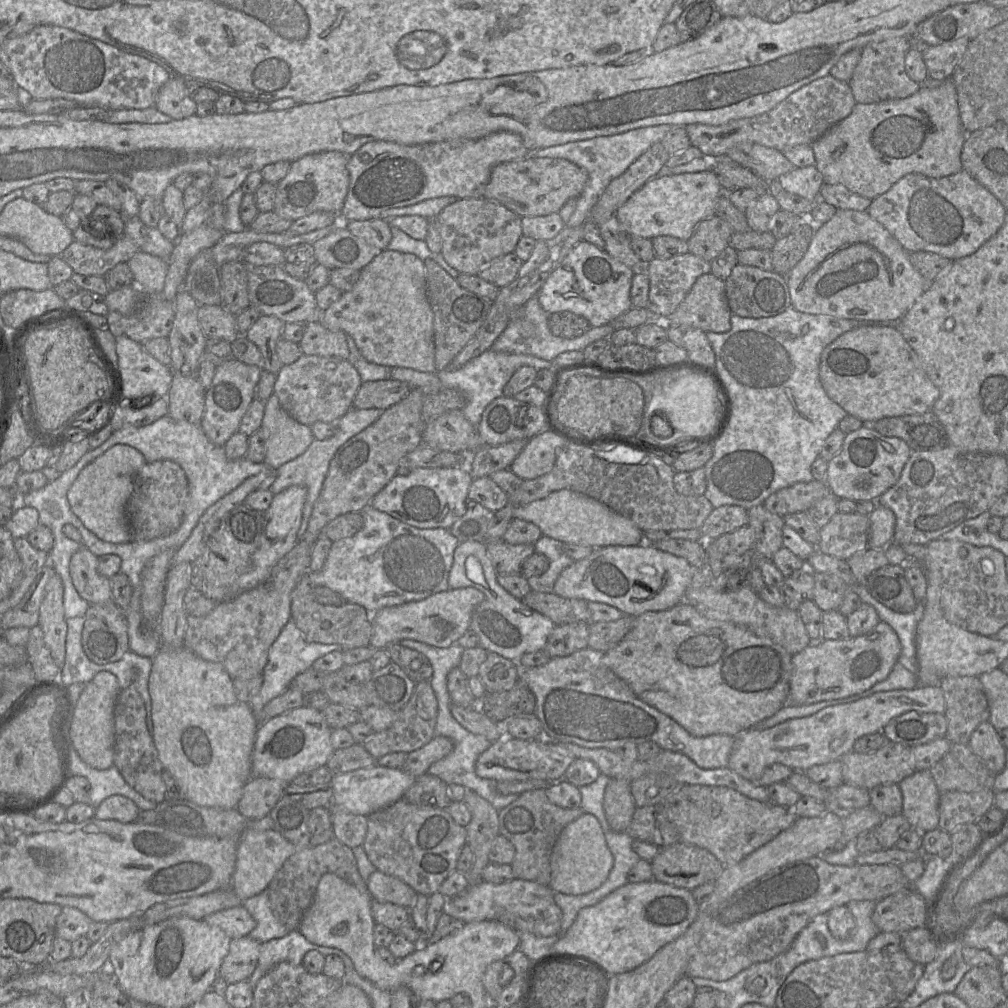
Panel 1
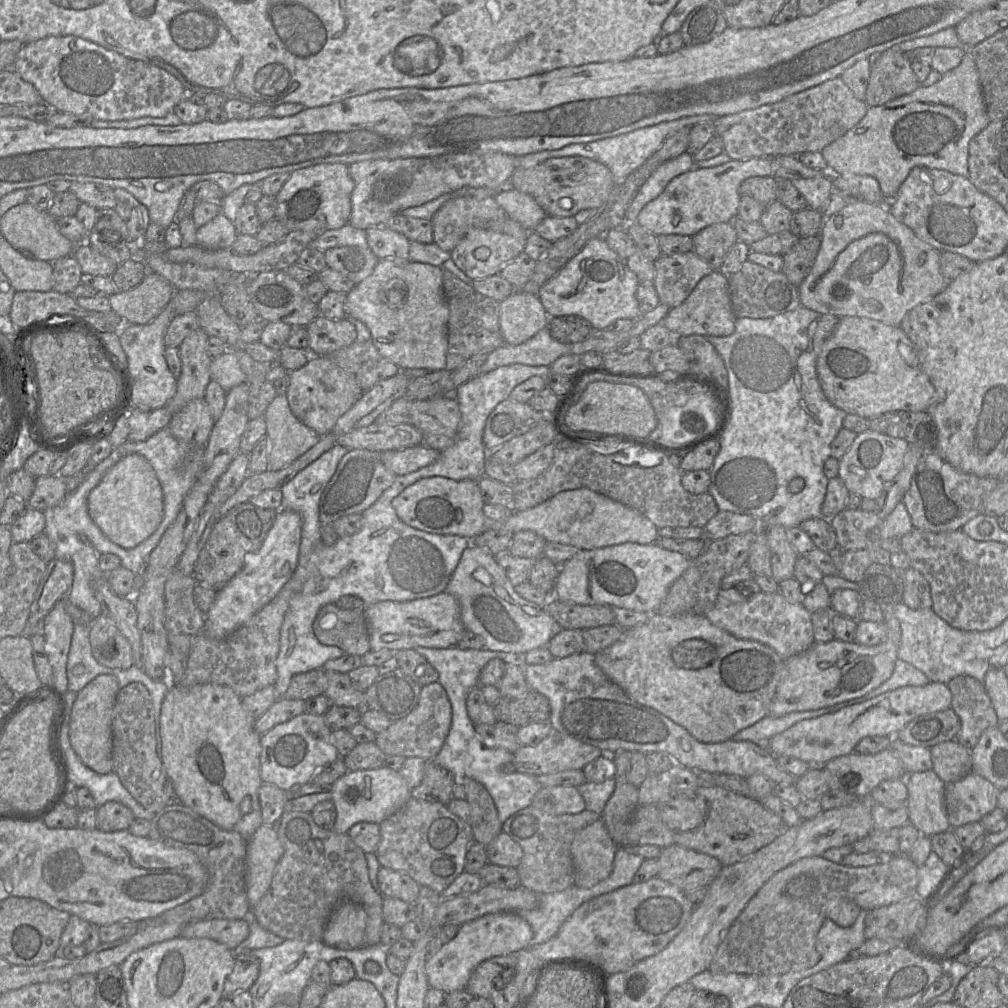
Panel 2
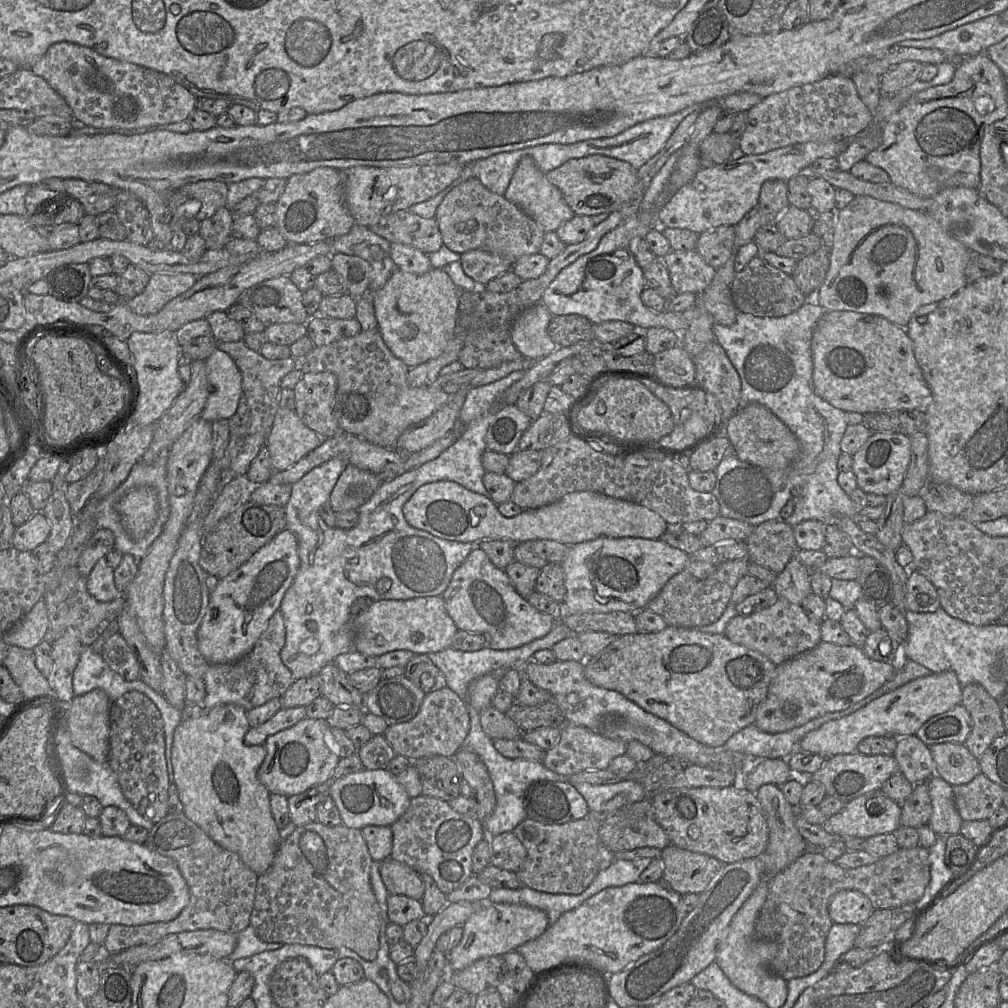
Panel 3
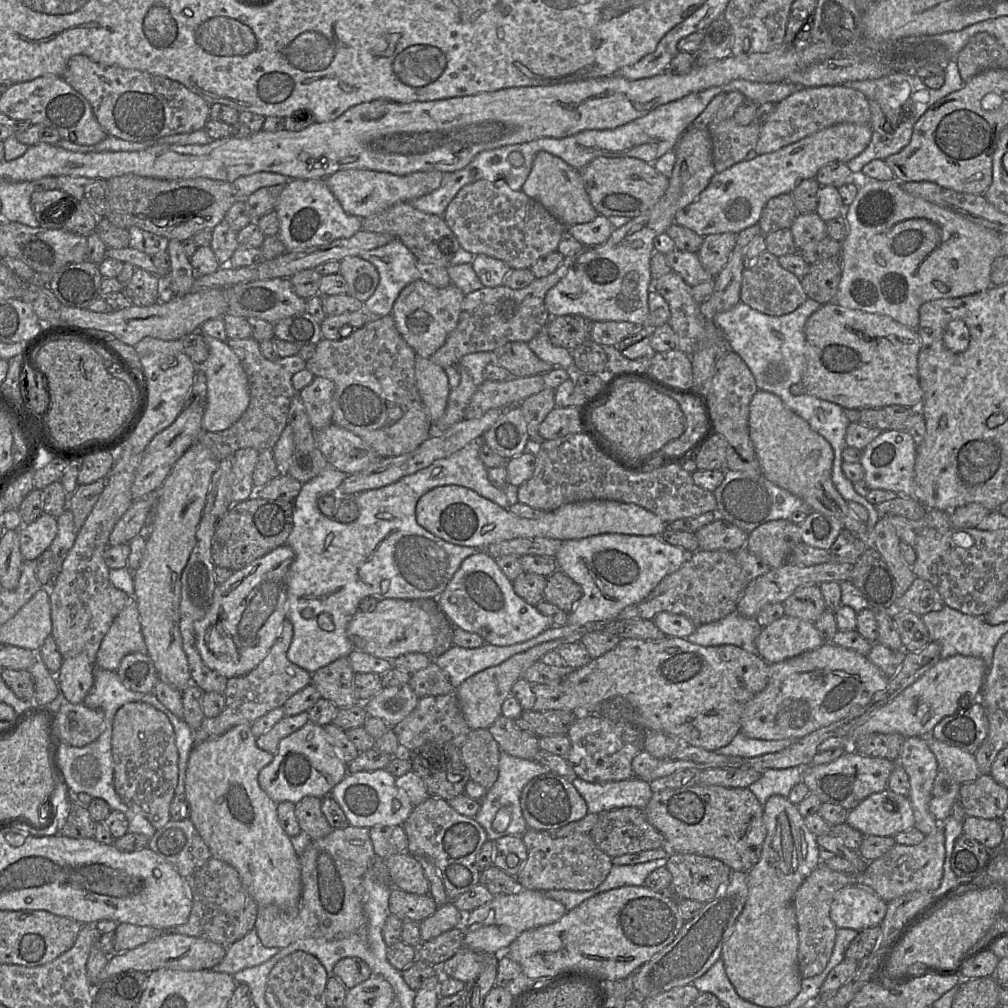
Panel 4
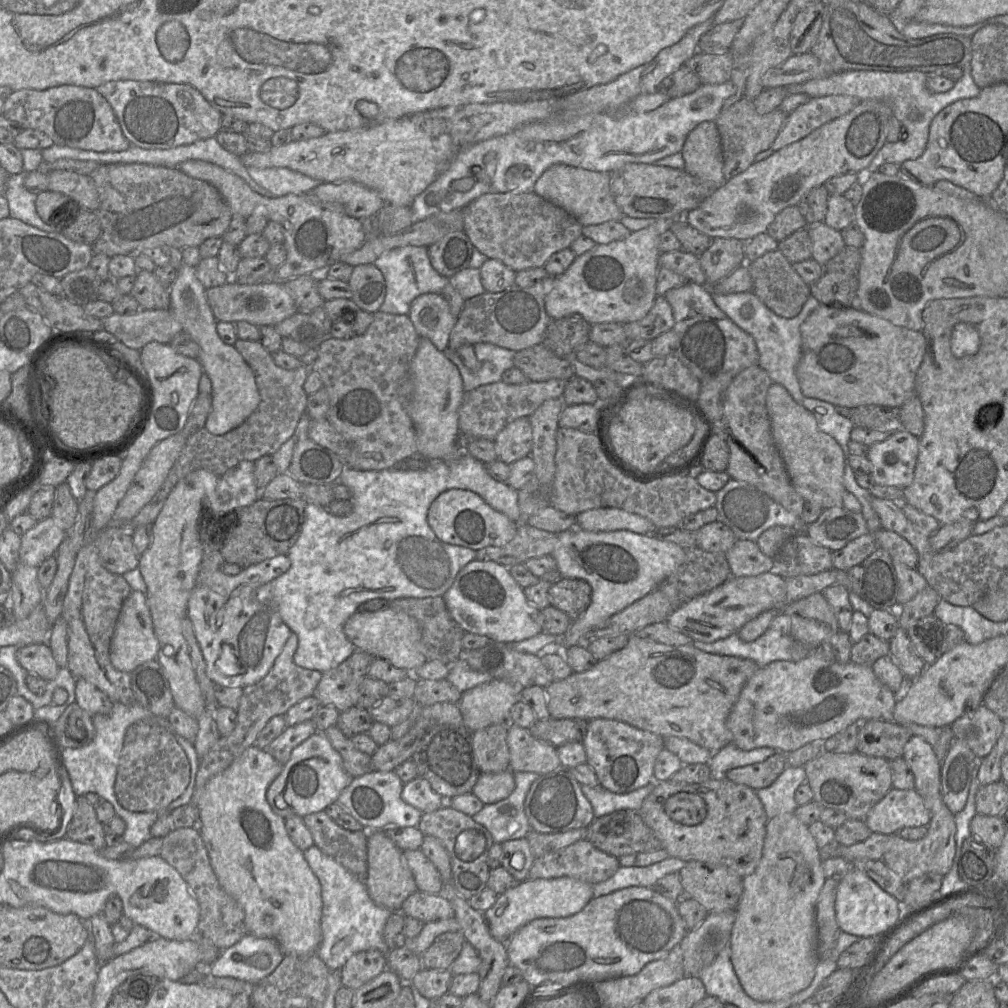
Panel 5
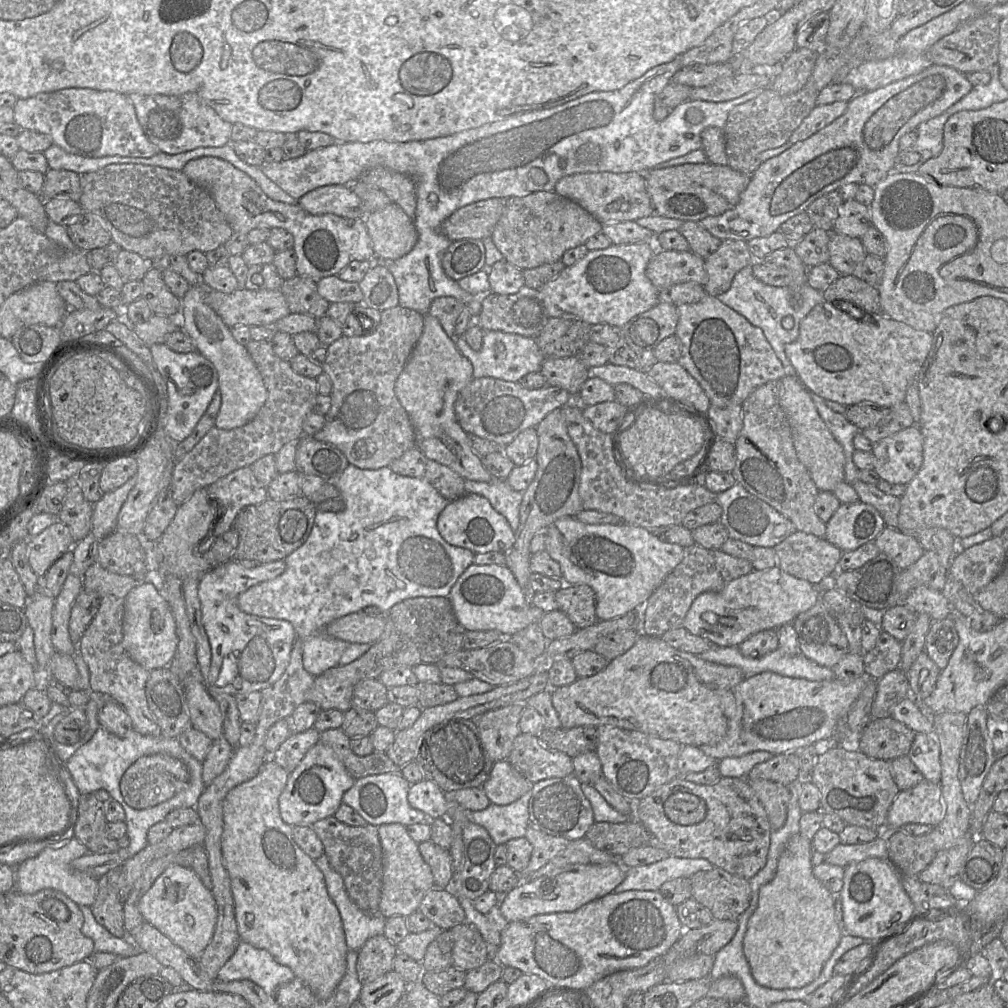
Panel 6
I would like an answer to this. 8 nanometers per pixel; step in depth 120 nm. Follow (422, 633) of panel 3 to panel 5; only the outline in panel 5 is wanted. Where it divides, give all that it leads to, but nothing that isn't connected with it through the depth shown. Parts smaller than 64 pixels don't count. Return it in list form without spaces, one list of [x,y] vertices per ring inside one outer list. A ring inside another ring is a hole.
[[[387,608],[377,612],[356,611],[346,620],[344,633],[357,651],[387,660],[407,671],[413,672],[427,661],[421,652],[421,630],[418,622],[401,610]]]

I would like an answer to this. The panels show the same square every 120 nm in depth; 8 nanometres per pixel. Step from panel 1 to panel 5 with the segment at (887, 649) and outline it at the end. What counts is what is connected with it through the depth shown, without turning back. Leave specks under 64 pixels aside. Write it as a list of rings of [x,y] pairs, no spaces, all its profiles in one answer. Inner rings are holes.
[[[819,648],[799,661],[773,661],[759,670],[745,684],[732,708],[727,728],[732,733],[732,742],[741,750],[761,747],[790,753],[812,742],[824,742],[837,736],[849,725],[876,719],[893,721],[893,712],[898,695],[884,685],[872,667],[853,662],[838,663],[826,657]]]

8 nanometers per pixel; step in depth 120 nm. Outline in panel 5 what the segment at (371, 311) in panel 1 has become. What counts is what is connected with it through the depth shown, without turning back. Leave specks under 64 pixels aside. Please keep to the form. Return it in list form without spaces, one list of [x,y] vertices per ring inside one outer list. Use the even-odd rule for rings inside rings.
[[[425,293],[417,296],[411,303],[408,316],[420,338],[429,339],[440,351],[448,348],[450,333],[458,317],[450,309],[448,301],[439,293]]]

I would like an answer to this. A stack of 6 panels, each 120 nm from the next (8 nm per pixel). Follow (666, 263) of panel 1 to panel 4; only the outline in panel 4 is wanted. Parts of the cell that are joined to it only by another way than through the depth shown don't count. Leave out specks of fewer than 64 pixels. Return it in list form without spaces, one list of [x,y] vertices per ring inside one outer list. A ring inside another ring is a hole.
[[[675,249],[665,256],[672,271],[680,275],[691,287],[714,278],[702,266],[697,253]]]

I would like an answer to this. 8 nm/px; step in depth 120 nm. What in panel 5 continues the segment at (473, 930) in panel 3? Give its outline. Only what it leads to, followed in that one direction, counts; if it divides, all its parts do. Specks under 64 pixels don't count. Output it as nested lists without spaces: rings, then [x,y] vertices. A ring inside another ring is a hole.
[[[570,877],[519,882],[498,895],[492,907],[483,912],[491,935],[503,942],[521,927],[539,918],[565,918],[581,911],[593,898],[593,885]]]

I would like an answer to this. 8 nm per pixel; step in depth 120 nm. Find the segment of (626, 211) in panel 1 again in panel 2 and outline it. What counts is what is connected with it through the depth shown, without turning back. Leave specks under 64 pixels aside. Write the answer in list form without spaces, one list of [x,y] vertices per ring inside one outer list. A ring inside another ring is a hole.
[[[775,157],[732,160],[710,168],[694,167],[673,178],[657,198],[641,209],[635,223],[657,237],[666,234],[693,237],[709,225],[731,222],[738,214],[741,183],[751,177],[775,177],[778,168],[779,159]]]

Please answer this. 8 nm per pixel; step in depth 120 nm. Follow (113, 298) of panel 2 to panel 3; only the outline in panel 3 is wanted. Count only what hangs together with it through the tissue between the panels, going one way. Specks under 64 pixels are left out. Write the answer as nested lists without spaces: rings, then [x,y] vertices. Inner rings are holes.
[[[155,273],[140,294],[123,301],[136,314],[156,314],[170,300],[191,288],[199,276],[191,273]]]

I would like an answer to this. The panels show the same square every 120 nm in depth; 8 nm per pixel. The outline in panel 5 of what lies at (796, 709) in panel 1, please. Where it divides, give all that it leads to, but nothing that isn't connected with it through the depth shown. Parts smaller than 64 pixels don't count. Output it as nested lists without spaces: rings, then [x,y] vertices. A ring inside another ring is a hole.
[[[730,743],[713,753],[709,766],[714,776],[724,776],[729,770],[761,763],[776,754],[773,748],[761,747],[744,751]]]

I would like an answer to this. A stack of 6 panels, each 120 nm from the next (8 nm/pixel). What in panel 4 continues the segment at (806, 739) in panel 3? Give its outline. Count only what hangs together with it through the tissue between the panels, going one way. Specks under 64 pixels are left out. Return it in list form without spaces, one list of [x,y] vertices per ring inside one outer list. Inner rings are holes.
[[[955,655],[940,659],[891,702],[876,710],[864,724],[857,727],[849,736],[826,739],[818,746],[818,752],[838,747],[850,749],[857,740],[874,733],[899,733],[906,738],[928,736],[943,718],[955,714],[960,707],[980,702],[986,673],[987,665],[983,659],[978,657]]]

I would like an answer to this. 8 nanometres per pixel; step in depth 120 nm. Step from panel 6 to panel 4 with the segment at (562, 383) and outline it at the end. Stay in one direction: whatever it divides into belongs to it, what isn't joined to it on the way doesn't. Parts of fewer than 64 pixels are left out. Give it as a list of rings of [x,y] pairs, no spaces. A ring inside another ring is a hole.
[[[508,342],[491,352],[491,364],[507,369],[512,377],[522,378],[546,373],[554,367],[539,359],[526,342]]]

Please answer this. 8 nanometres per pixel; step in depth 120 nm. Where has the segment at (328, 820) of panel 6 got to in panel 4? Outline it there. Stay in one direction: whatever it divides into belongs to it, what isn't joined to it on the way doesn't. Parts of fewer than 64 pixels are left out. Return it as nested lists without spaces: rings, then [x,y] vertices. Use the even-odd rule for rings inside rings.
[[[307,796],[295,803],[295,814],[300,828],[312,840],[329,835],[334,828],[322,812],[322,798]]]

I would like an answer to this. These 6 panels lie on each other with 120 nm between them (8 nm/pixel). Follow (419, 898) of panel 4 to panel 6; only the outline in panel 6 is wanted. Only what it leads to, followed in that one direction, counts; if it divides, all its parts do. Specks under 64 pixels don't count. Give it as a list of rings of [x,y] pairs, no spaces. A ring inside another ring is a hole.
[[[432,888],[423,897],[418,911],[442,930],[465,922],[465,912],[458,899],[445,888]]]

